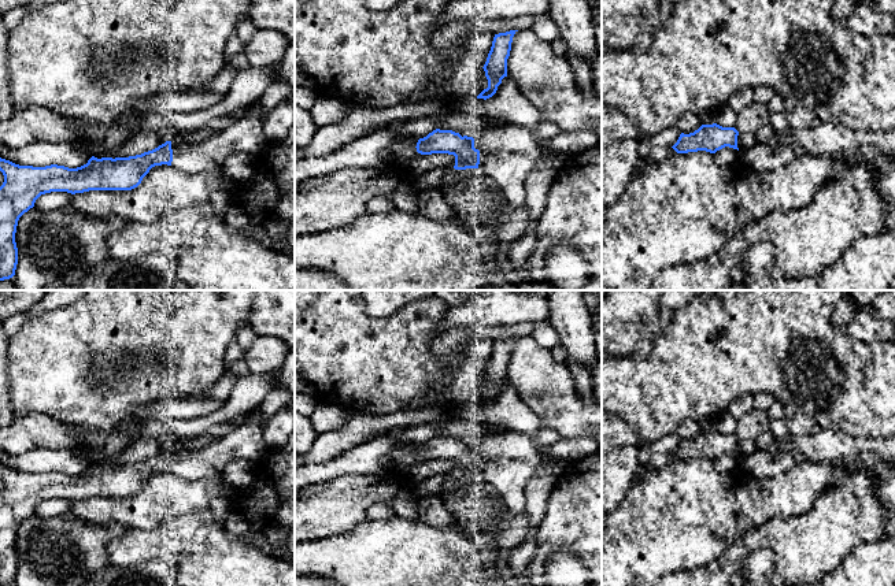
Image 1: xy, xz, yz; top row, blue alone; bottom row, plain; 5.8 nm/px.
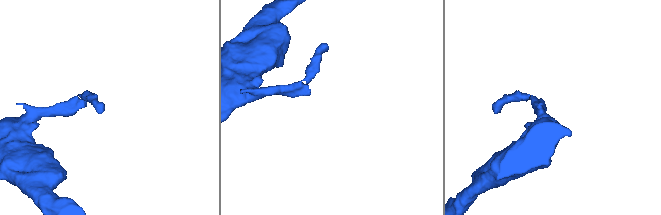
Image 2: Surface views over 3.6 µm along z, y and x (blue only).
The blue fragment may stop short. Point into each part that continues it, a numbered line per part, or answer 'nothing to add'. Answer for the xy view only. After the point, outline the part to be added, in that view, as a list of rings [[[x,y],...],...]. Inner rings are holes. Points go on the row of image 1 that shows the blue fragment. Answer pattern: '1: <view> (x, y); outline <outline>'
1: xy (246, 134); outline [[[255,103],[241,111],[237,122],[219,130],[207,140],[189,142],[182,138],[171,141],[171,166],[188,174],[222,170],[225,160],[234,152],[258,155],[266,145],[263,112]]]

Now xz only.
1: xz (509, 152); outline [[[514,123],[488,125],[473,136],[480,151],[478,170],[511,205],[525,204],[525,181],[529,173],[547,160],[561,168],[567,153],[545,153],[530,130]]]

